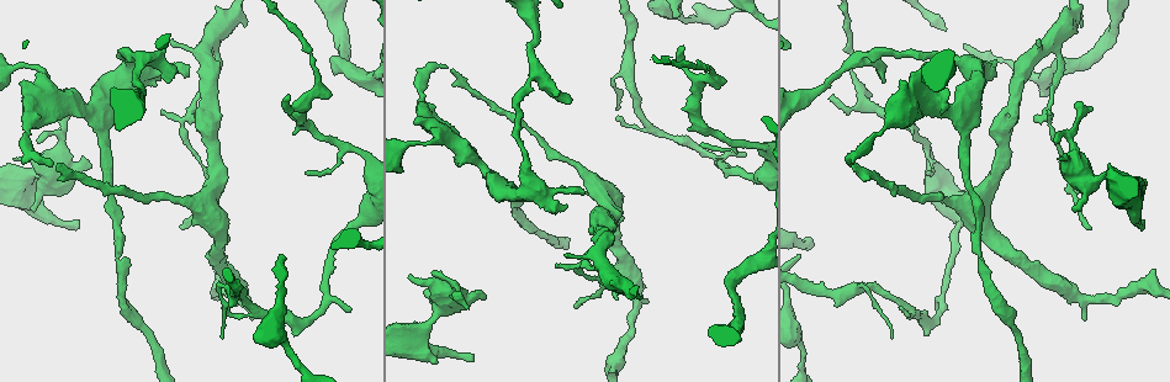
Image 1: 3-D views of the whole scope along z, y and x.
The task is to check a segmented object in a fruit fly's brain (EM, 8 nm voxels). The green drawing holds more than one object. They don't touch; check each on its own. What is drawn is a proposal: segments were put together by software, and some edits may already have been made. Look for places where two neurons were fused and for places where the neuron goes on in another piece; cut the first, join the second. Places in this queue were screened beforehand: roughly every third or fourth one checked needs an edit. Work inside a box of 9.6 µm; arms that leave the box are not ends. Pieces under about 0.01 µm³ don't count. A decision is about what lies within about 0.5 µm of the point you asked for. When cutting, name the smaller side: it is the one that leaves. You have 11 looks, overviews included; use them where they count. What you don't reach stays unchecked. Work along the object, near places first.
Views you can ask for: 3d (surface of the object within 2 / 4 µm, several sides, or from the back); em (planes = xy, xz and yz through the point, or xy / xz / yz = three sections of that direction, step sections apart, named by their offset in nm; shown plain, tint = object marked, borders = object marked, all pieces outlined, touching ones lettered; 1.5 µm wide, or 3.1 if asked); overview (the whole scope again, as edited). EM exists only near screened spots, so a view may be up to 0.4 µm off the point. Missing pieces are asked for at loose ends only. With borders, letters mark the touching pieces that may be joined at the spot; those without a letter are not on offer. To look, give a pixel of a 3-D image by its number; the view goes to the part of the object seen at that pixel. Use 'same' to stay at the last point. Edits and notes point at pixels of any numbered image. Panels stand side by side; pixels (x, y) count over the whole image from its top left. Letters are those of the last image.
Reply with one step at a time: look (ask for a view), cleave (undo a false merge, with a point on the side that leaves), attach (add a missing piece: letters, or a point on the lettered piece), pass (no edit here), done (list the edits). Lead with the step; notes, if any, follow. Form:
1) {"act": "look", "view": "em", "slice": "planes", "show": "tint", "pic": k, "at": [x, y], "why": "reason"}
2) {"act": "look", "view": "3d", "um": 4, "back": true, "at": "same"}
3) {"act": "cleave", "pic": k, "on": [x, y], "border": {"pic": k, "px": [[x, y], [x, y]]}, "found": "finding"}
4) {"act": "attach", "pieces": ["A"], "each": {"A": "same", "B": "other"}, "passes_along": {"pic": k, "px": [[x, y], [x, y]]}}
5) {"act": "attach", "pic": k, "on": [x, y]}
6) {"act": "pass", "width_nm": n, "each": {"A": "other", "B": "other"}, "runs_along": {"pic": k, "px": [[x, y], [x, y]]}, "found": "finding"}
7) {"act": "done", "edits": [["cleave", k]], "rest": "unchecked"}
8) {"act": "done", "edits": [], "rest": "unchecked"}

{"act": "look", "view": "3d", "um": 2, "pic": 1, "at": [161, 111], "why": "tapers out"}

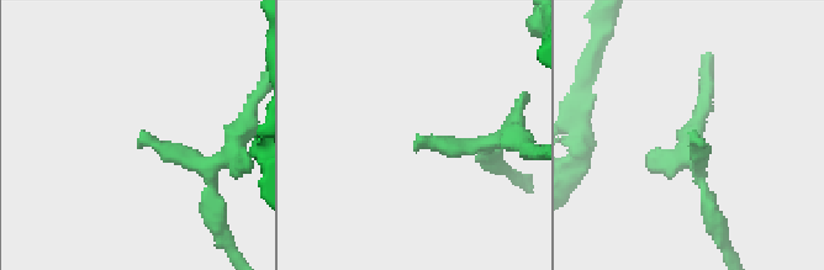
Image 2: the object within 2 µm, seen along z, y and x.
{"act": "look", "view": "em", "slice": "yz", "step": 4, "show": "plain", "pic": 2, "at": [416, 136], "why": "now the EM"}

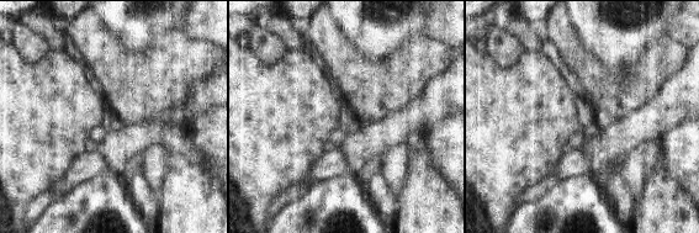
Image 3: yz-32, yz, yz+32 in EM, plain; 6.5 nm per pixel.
{"act": "look", "view": "em", "slice": "yz", "step": 4, "show": "borders", "at": "same"}

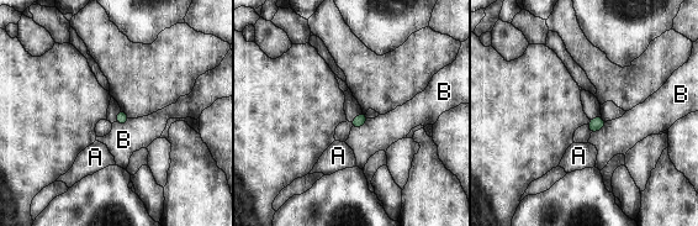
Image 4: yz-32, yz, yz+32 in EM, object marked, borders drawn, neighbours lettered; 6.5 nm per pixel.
{"act": "pass", "each": {"A": "other", "B": "other"}, "border": {"pic": 4, "px": [[368, 119], [363, 125], [352, 127]]}, "found": "none of them fits"}

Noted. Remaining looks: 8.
{"act": "look", "view": "em", "slice": "xz", "step": 8, "show": "borders", "pic": 1, "at": [830, 96], "why": "an open end"}

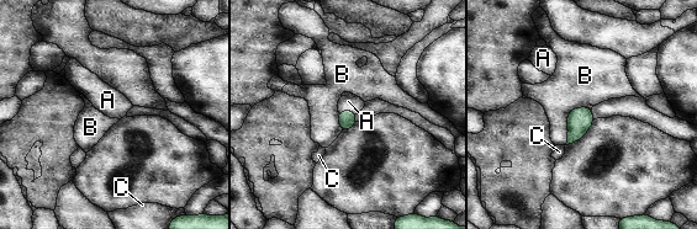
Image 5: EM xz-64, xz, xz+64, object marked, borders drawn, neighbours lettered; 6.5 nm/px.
{"act": "attach", "pieces": ["A"], "each": {"A": "same", "B": "other", "C": "other"}, "passes_along": {"pic": 5, "px": [[347, 118], [348, 111], [348, 101]]}, "found": "the neuron continues"}

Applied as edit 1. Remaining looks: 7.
{"act": "look", "view": "overview"}

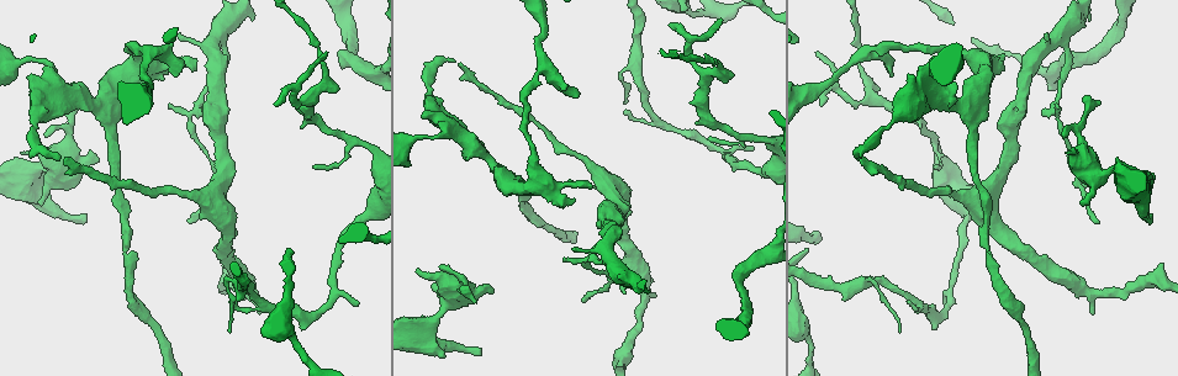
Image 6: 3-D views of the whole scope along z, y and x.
{"act": "look", "view": "em", "slice": "planes", "show": "borders", "pic": 6, "at": [956, 193], "why": "thick turns thin"}

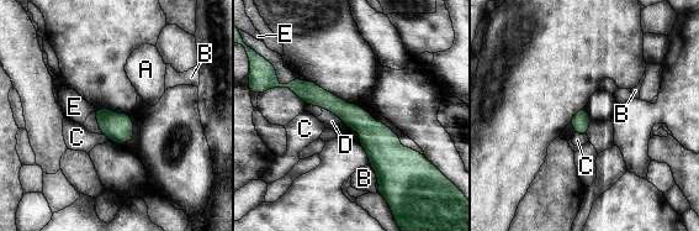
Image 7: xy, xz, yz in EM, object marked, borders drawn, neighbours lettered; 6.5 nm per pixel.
{"act": "pass", "each": {"A": "other", "B": "other", "C": "other", "D": "other", "E": "other"}, "border": {"pic": 7, "px": [[322, 108], [334, 113], [349, 126]]}, "found": "one neuron here"}

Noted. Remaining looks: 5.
{"act": "look", "view": "em", "slice": "planes", "show": "borders", "pic": 6, "at": [85, 213], "why": "an open end"}

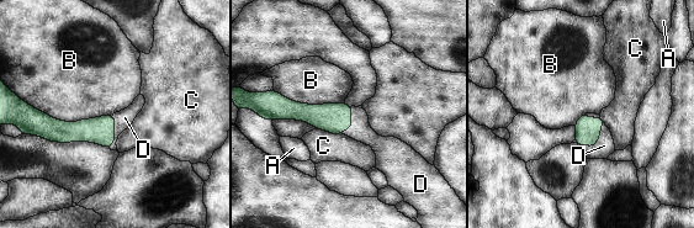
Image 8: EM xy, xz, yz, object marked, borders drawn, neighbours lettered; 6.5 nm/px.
{"act": "attach", "pieces": ["D"], "each": {"A": "other", "B": "other", "C": "other", "D": "same"}, "passes_along": {"pic": 8, "px": [[587, 130], [594, 142], [604, 146]]}, "found": "it goes on there"}

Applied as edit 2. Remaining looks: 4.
{"act": "done", "edits": [["attach", 5], ["attach", 8]], "rest": "unchecked"}

